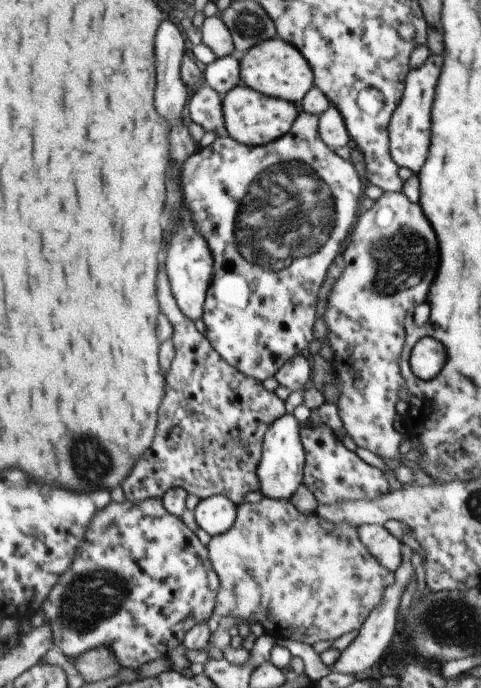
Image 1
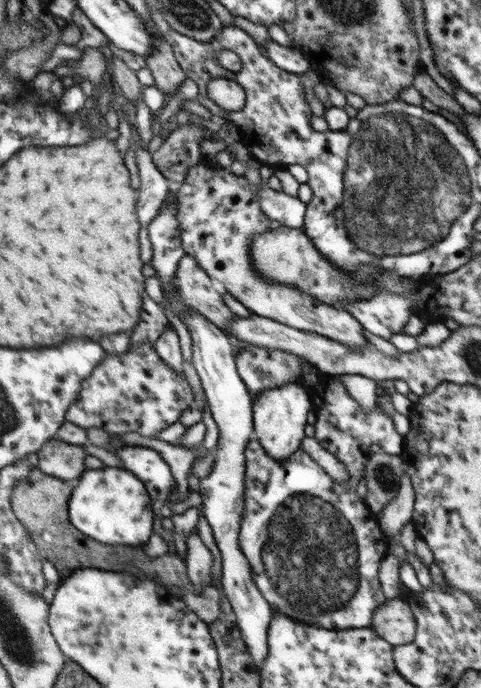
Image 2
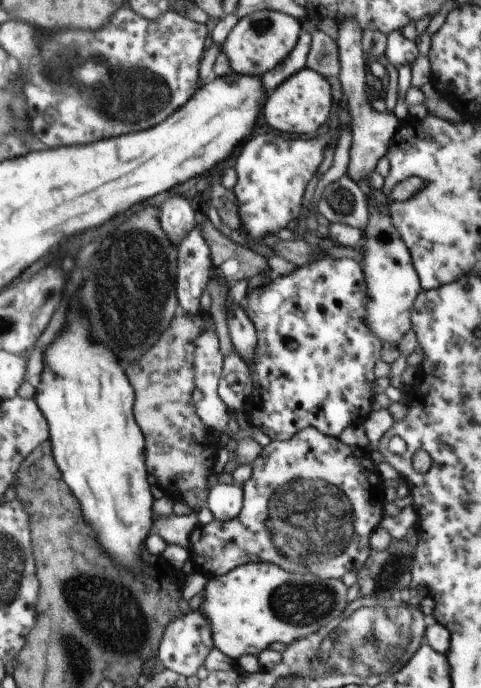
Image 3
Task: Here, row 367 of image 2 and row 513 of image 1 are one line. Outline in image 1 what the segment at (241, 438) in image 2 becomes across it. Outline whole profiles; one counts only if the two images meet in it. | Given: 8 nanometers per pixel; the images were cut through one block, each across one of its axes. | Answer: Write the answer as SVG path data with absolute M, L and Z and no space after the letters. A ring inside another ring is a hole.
M214 495L202 499L194 509L195 520L198 526L208 532L210 536L224 534L232 528L236 520L237 508L230 498Z

